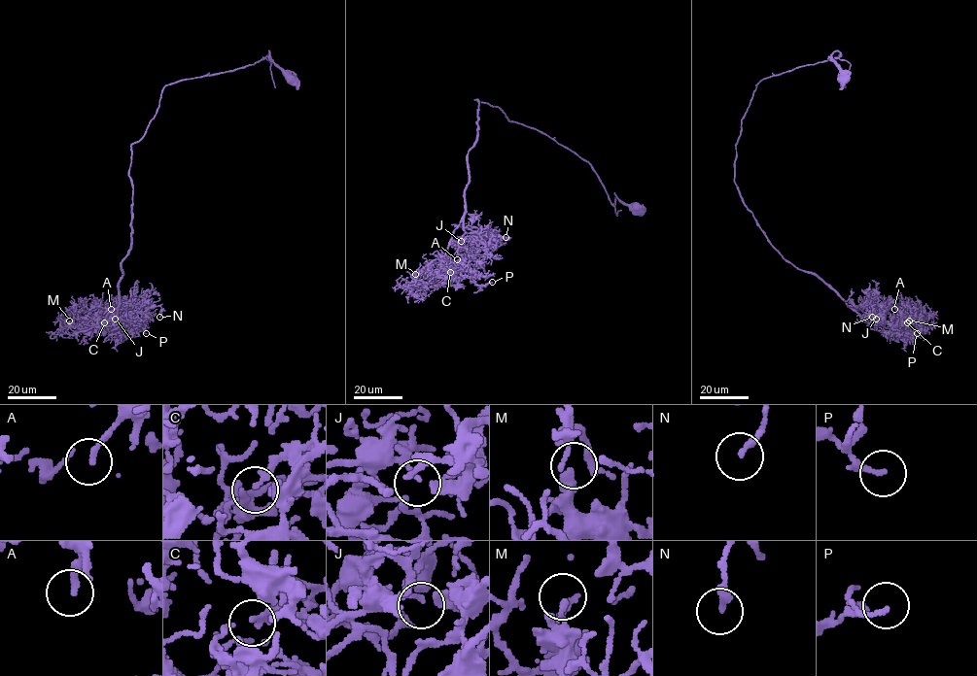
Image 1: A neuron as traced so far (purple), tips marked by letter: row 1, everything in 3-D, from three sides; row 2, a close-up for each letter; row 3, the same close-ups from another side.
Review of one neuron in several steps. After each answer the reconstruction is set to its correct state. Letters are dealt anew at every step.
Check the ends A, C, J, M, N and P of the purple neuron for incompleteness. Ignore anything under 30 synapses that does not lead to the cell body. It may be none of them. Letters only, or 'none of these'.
none of these

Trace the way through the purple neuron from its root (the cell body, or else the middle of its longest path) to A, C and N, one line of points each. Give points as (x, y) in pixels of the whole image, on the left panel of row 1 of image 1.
A: (291, 78), (269, 50), (164, 86), (131, 145), (118, 318), (127, 313), (122, 301), (111, 309)
C: (291, 78), (269, 50), (253, 64), (164, 86), (131, 145), (131, 249), (105, 331), (104, 322)
N: (291, 78), (269, 50), (167, 84), (131, 145), (118, 318), (134, 322), (157, 306), (159, 317)

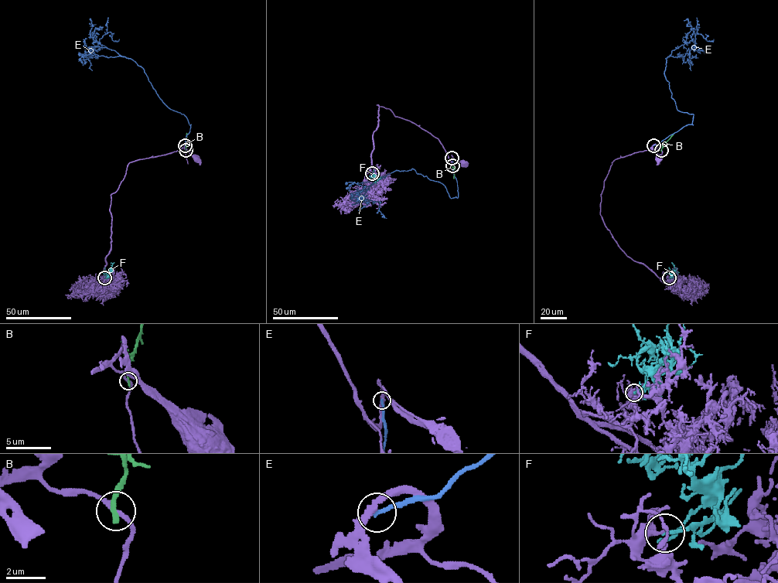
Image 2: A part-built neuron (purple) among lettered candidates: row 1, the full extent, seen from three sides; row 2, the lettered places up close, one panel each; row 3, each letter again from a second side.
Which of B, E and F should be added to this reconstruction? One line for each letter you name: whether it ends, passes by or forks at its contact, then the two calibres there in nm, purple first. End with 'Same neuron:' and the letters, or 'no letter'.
F: it ends there; 160 nm thick on the purple side, 180 nm on the other
Same neuron: F

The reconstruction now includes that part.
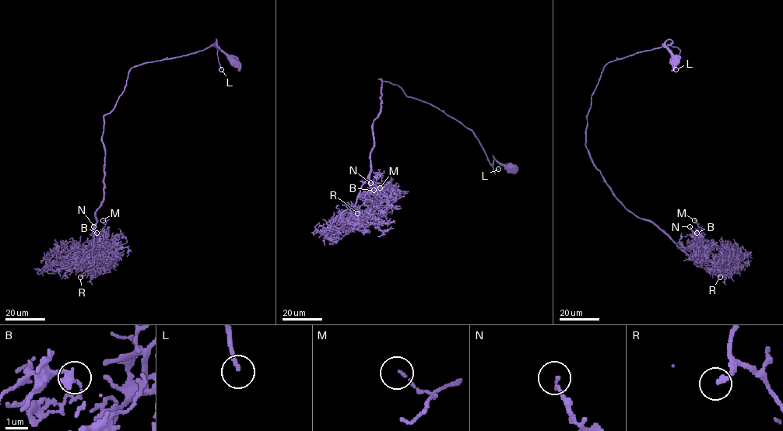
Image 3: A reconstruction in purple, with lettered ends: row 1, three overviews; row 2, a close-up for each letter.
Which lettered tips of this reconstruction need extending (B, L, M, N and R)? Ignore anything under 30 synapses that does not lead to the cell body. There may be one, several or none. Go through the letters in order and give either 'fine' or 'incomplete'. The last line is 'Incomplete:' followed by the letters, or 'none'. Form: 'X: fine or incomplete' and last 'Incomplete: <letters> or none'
B: fine
L: incomplete
M: fine
N: fine
R: incomplete
Incomplete: L, R

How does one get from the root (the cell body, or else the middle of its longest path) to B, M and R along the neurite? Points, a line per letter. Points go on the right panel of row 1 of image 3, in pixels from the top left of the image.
B: (675, 61), (668, 39), (608, 63), (591, 96), (585, 146), (622, 204), (689, 257), (696, 233)
M: (675, 61), (668, 39), (608, 63), (591, 96), (585, 146), (622, 204), (689, 257), (698, 234), (694, 220)
R: (675, 61), (668, 39), (608, 63), (591, 96), (585, 146), (626, 209), (720, 277)

